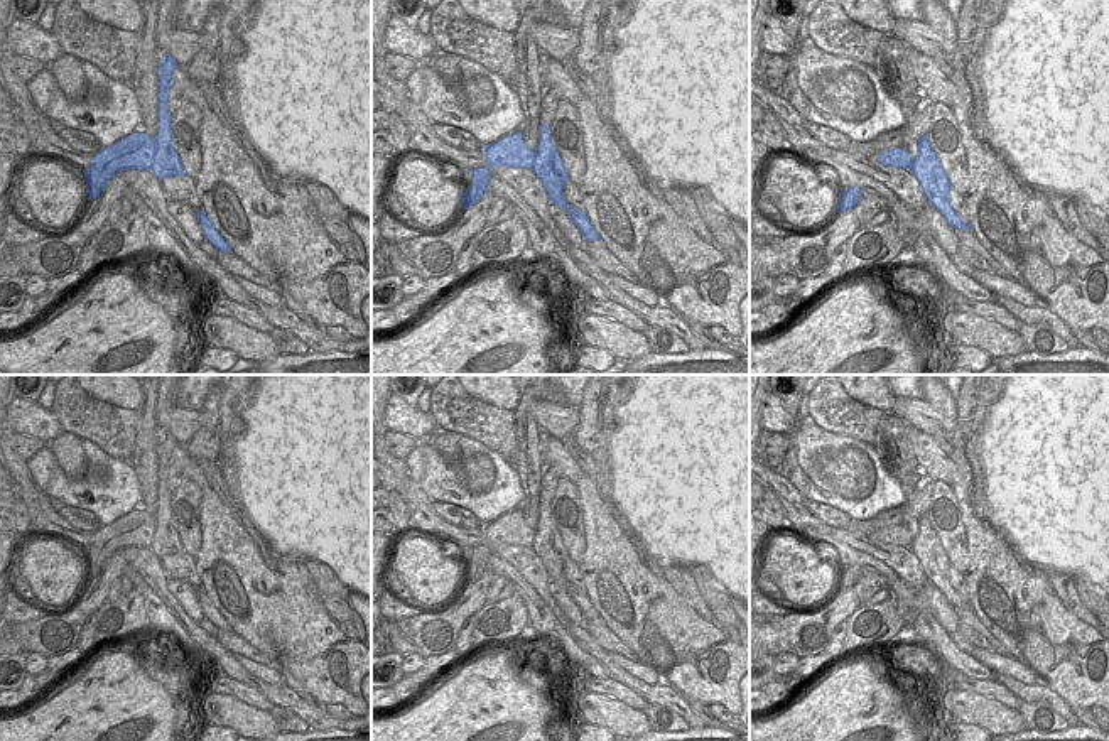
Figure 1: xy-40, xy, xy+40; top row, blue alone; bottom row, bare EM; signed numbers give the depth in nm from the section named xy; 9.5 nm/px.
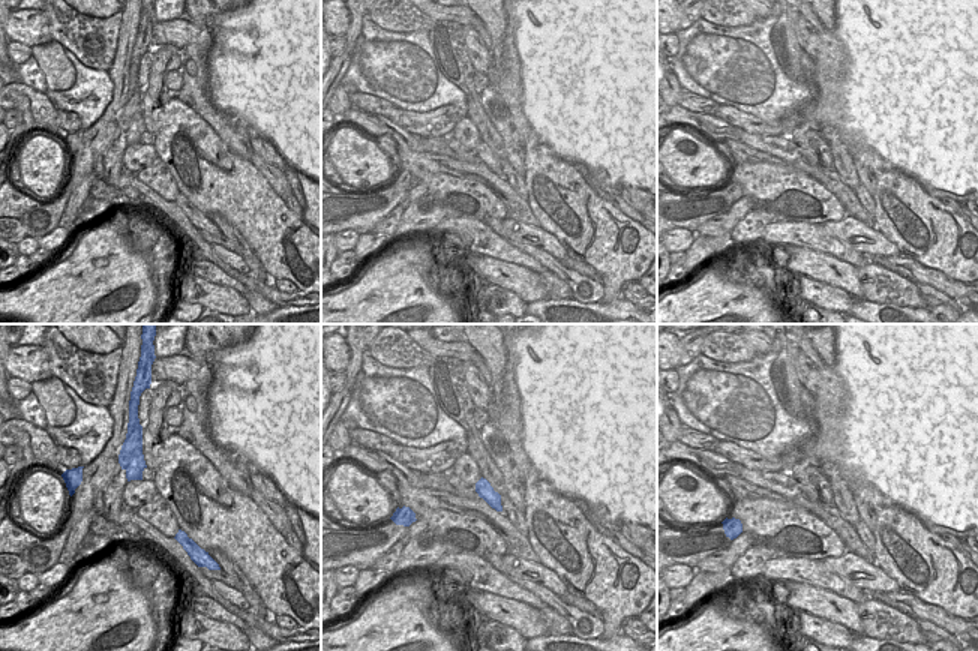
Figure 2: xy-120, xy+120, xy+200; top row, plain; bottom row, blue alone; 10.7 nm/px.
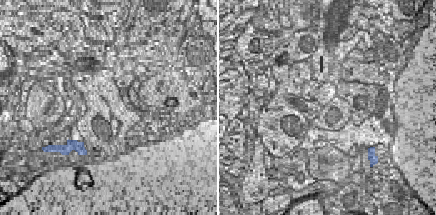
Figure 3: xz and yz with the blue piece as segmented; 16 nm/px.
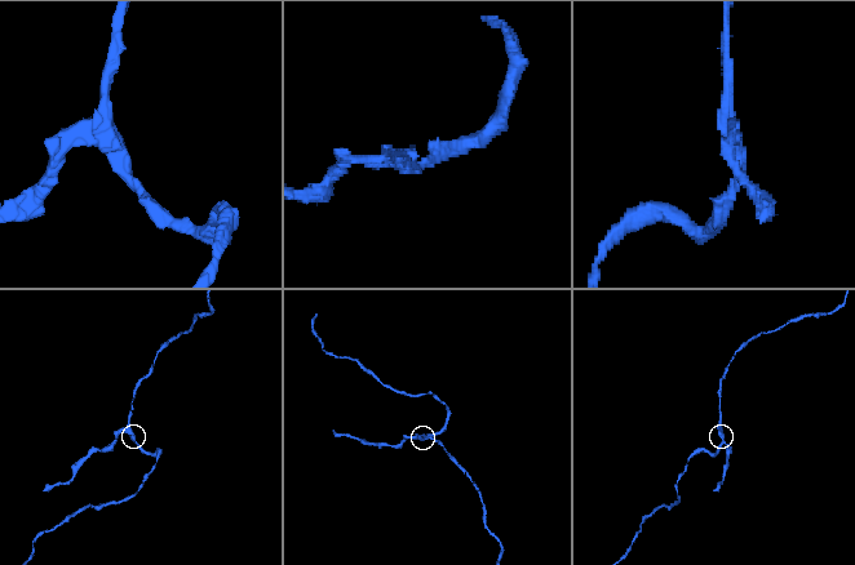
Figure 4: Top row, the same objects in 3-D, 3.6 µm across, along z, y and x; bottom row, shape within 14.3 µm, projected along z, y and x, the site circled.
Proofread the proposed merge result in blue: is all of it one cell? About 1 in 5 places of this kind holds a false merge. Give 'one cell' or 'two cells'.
two cells

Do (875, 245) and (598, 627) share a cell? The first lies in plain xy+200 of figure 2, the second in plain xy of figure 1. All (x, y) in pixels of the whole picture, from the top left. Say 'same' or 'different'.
different

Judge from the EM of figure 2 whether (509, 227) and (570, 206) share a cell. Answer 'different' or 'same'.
different

